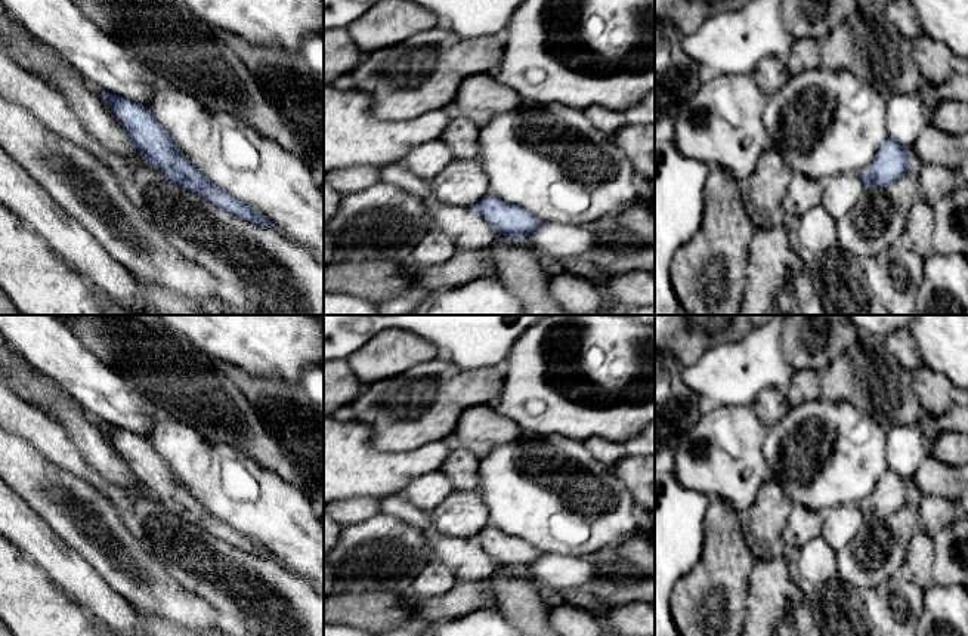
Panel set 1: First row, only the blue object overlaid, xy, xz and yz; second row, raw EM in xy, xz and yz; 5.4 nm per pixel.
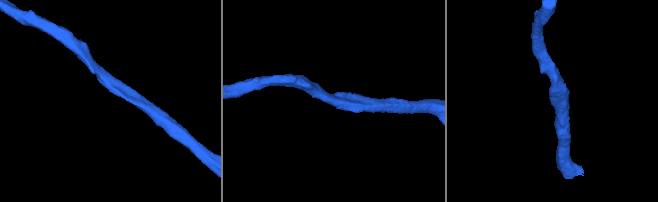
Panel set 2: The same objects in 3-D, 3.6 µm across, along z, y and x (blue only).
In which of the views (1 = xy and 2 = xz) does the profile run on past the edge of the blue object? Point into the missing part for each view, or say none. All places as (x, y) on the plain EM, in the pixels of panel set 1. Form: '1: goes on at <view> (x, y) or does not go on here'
1: does not go on here
2: does not go on here

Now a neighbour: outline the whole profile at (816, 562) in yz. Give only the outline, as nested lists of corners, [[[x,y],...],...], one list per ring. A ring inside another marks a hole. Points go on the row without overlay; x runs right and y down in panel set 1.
[[[820,535],[801,546],[798,574],[804,584],[823,586],[838,577],[835,569],[835,550]]]

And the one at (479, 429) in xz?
[[[492,405],[470,407],[463,411],[449,435],[455,448],[479,456],[523,436],[517,423],[497,413]]]

